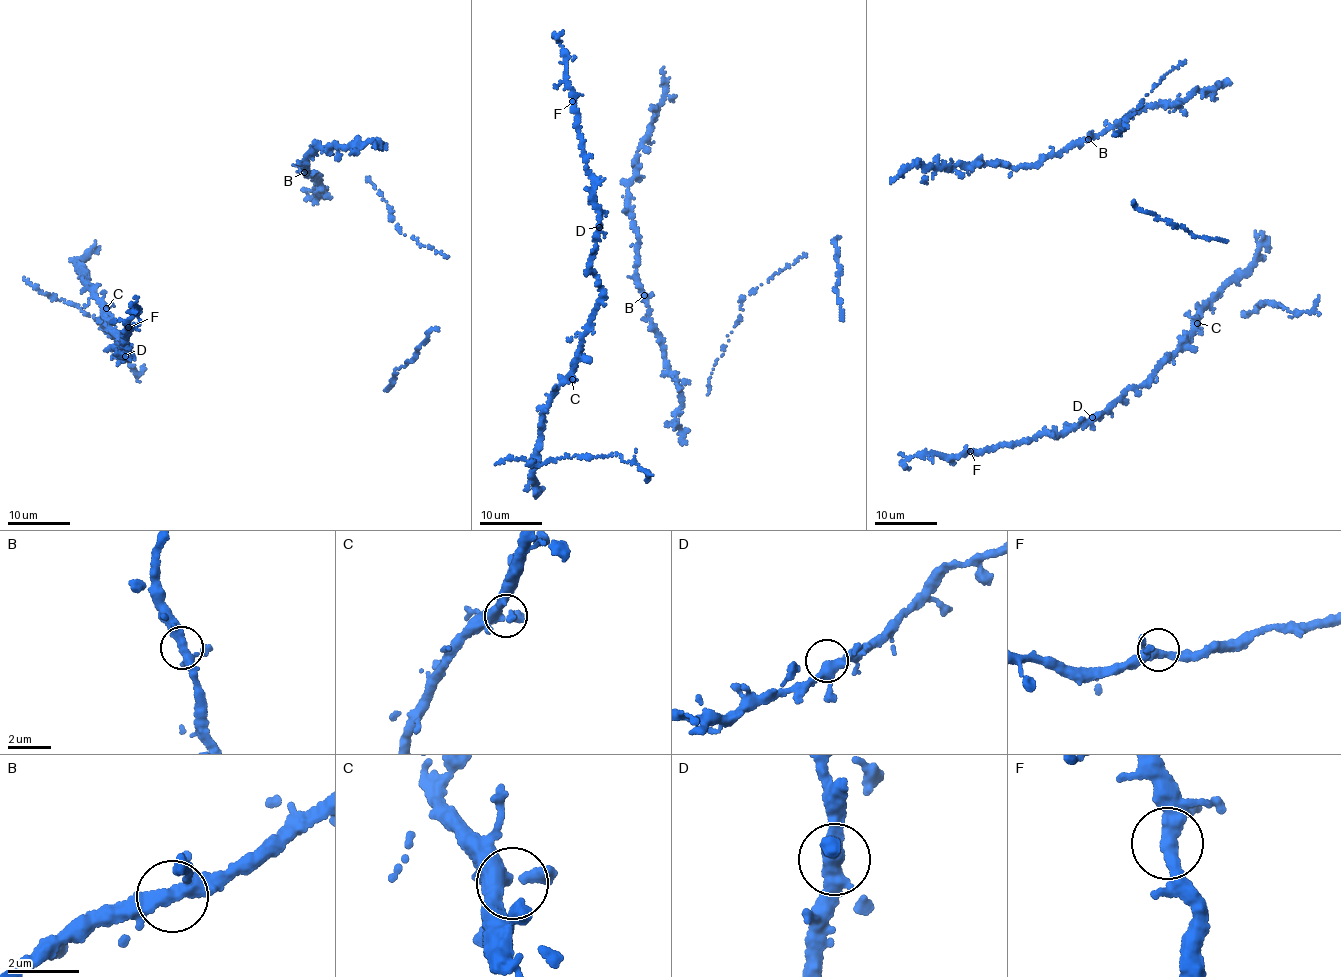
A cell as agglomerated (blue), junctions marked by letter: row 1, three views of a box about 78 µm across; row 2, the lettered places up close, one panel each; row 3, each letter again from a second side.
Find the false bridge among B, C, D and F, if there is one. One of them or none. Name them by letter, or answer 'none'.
none

